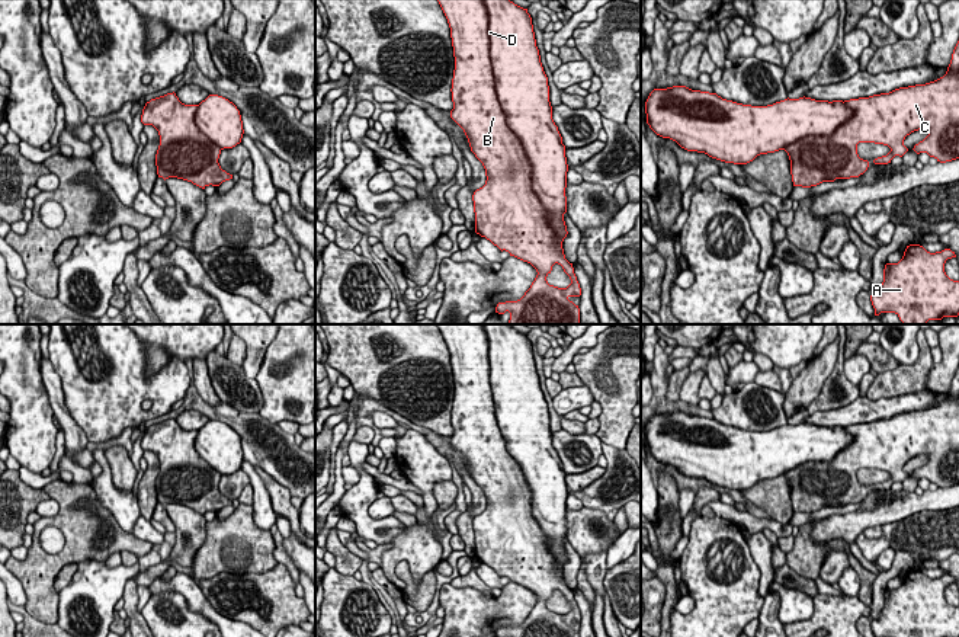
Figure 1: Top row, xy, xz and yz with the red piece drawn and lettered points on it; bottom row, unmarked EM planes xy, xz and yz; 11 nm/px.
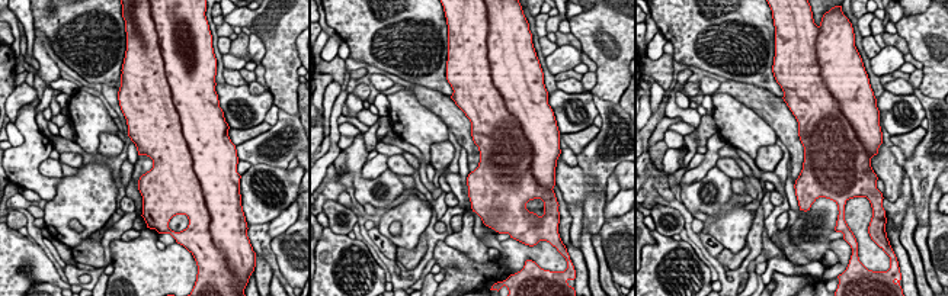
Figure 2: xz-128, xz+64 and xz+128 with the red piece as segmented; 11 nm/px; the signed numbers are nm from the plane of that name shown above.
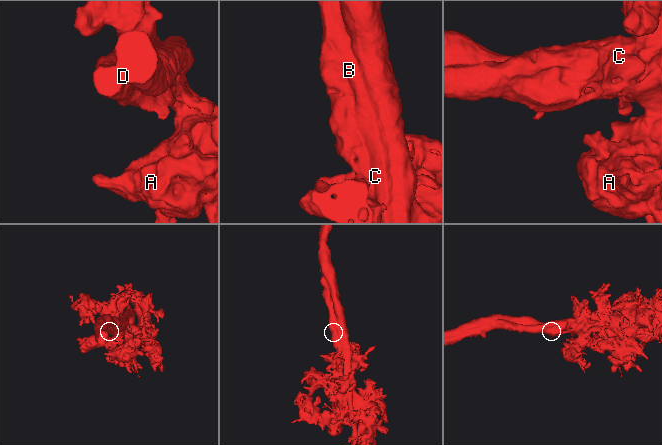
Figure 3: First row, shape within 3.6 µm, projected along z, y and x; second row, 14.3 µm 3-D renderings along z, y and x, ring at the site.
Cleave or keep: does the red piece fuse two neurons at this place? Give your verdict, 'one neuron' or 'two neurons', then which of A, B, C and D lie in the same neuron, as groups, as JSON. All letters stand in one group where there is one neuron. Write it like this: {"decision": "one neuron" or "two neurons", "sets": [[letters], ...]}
{"decision": "two neurons", "sets": [["A", "B", "C"], ["D"]]}

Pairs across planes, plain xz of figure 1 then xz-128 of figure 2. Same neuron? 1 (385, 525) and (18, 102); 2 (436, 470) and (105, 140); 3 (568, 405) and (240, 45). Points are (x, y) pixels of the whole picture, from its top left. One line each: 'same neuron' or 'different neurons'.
1: different neurons
2: different neurons
3: different neurons

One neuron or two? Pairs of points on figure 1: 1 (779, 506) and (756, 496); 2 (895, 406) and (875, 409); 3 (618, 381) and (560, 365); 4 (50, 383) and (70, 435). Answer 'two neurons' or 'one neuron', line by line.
1: one neuron
2: one neuron
3: two neurons
4: one neuron

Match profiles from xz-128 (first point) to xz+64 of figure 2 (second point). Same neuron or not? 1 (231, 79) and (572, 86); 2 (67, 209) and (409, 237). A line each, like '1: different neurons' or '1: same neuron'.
1: same neuron
2: same neuron

